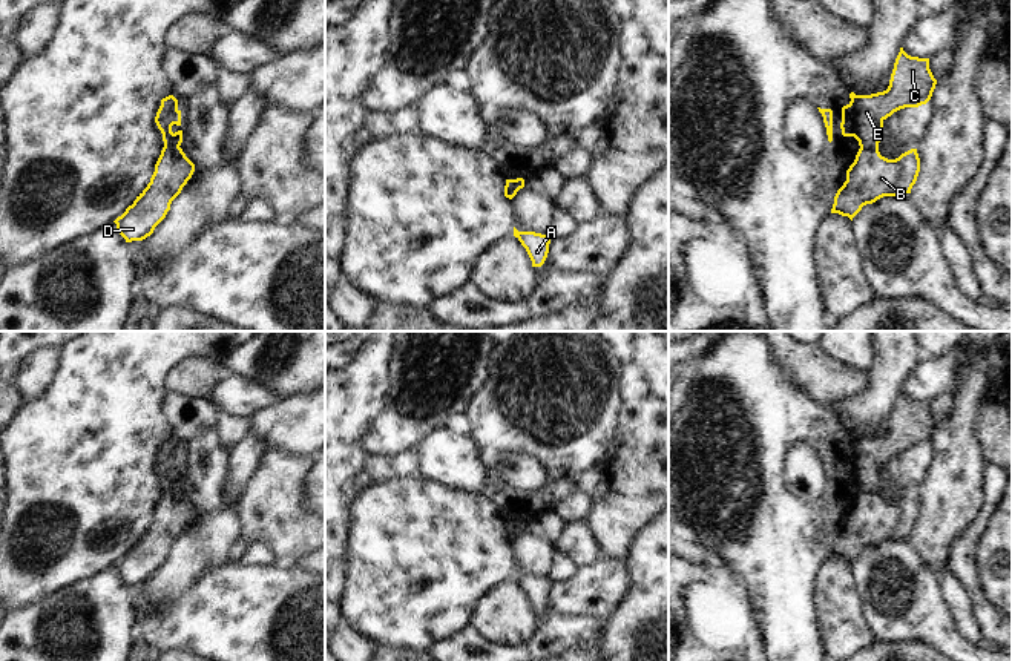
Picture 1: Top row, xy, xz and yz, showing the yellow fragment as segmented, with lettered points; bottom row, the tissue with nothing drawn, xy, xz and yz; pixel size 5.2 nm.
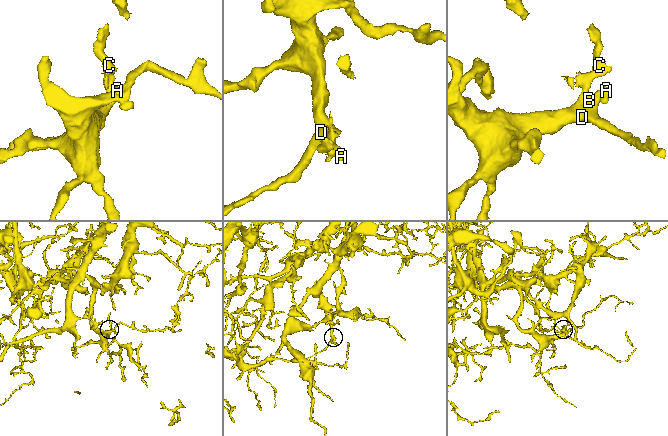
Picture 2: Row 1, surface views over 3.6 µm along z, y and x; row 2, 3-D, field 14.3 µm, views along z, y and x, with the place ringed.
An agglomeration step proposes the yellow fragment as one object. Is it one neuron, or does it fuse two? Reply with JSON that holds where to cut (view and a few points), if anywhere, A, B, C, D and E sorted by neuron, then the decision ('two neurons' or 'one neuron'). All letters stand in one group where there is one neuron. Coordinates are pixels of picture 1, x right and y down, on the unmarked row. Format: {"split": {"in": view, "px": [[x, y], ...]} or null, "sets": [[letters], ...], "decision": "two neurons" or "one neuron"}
{"split": {"in": "yz", "px": [[860, 491], [877, 494]]}, "sets": [["A", "B", "D"], ["C", "E"]], "decision": "two neurons"}

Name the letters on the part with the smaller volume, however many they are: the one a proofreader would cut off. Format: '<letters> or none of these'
C, E

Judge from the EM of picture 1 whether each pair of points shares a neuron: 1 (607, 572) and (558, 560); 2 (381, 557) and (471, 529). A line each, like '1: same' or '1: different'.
1: different
2: same

